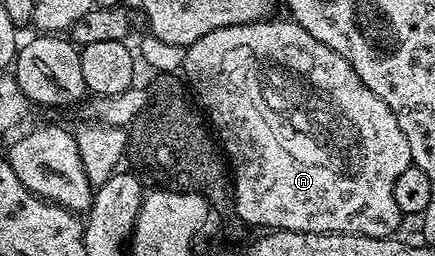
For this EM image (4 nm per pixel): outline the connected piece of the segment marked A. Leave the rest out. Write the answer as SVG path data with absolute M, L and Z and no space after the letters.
M268 19L266 21L254 21L253 23L241 23L240 25L234 25L233 27L221 27L217 31L209 31L209 35L201 35L201 39L197 39L197 43L186 46L183 54L183 64L181 69L184 74L187 72L187 77L185 76L186 84L189 86L190 92L197 98L198 104L201 106L202 112L205 114L210 128L217 134L218 144L221 146L222 152L225 154L226 160L229 162L229 172L233 178L233 184L235 186L235 214L243 220L244 225L248 227L264 225L264 230L267 231L293 231L294 233L348 233L349 235L365 235L366 237L391 237L392 235L398 234L395 232L399 229L401 214L397 207L397 199L393 199L393 183L397 183L397 178L401 176L401 171L408 169L413 162L411 159L411 152L409 151L409 139L405 139L401 127L397 124L397 115L393 115L393 111L389 111L389 107L385 107L385 103L381 103L381 99L377 99L377 95L373 95L373 91L369 91L369 87L365 87L365 83L361 83L357 71L353 71L351 64L345 59L341 59L341 55L337 55L337 51L333 51L329 47L325 47L325 43L313 39L313 35L309 35L309 31L305 31L305 27L301 27L297 22L290 19L284 19L284 21L275 20L276 19Z

